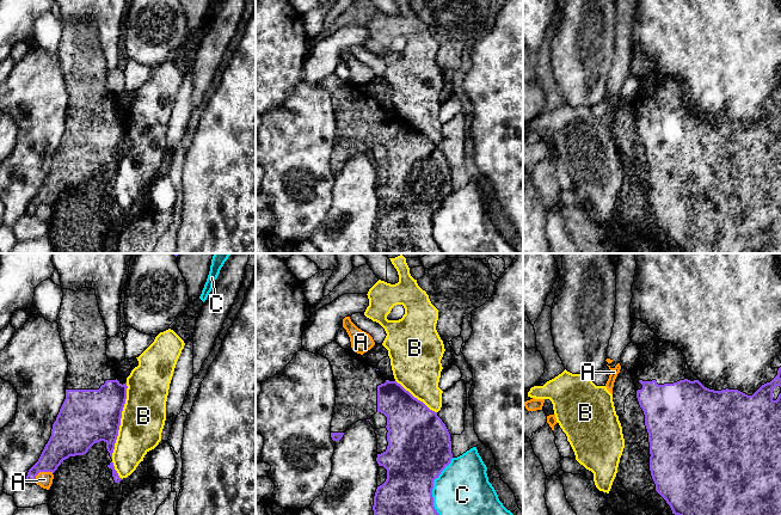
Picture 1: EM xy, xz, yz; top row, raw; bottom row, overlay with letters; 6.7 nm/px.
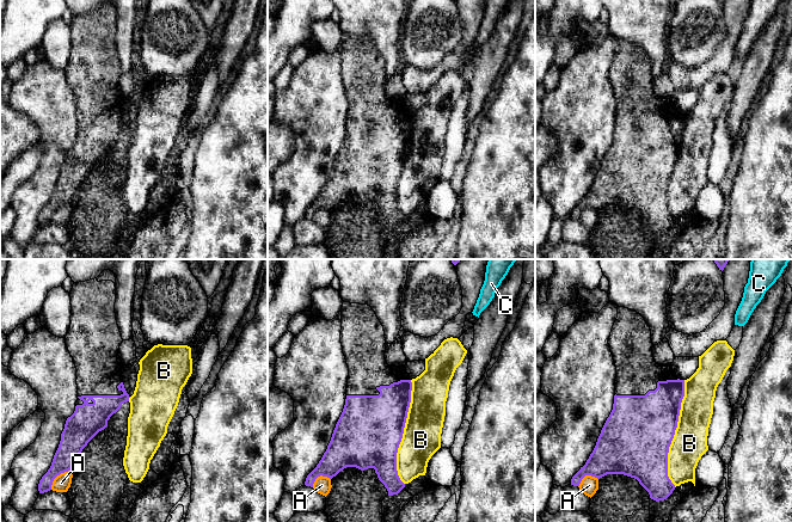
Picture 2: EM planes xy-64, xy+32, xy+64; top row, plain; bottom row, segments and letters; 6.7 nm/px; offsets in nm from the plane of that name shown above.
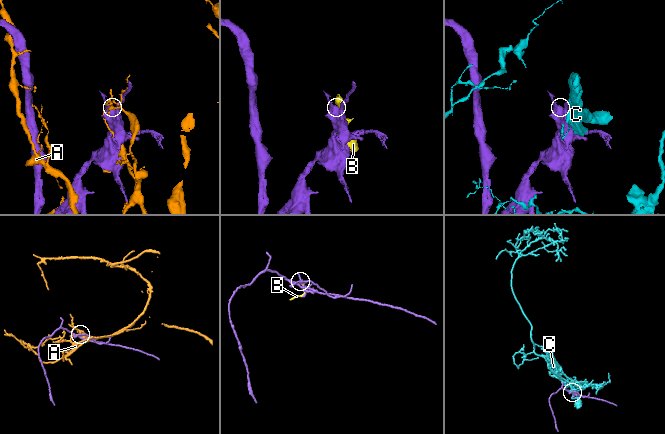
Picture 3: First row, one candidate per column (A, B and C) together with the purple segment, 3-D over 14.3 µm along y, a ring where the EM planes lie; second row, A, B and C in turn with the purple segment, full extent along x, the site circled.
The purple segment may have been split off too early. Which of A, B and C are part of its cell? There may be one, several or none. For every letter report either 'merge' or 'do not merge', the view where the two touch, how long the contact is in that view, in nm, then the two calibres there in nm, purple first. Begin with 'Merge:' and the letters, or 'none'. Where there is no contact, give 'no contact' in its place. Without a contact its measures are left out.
Merge: none
A: do not merge; contact in xy; length 150 nm; calibres 200 and 110 nm
B: do not merge; contact in xy; length 500 nm; calibres 360 and 300 nm
C: do not merge; contact in xz; length 440 nm; calibres 400 and 400 nm

